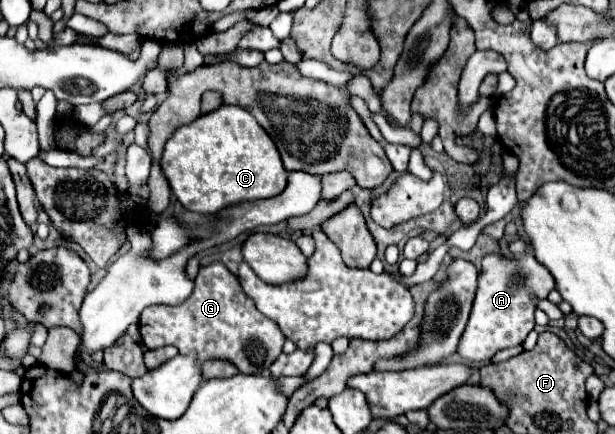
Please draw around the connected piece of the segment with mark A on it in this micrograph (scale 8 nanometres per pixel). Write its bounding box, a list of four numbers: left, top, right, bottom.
[458,248,554,362]

